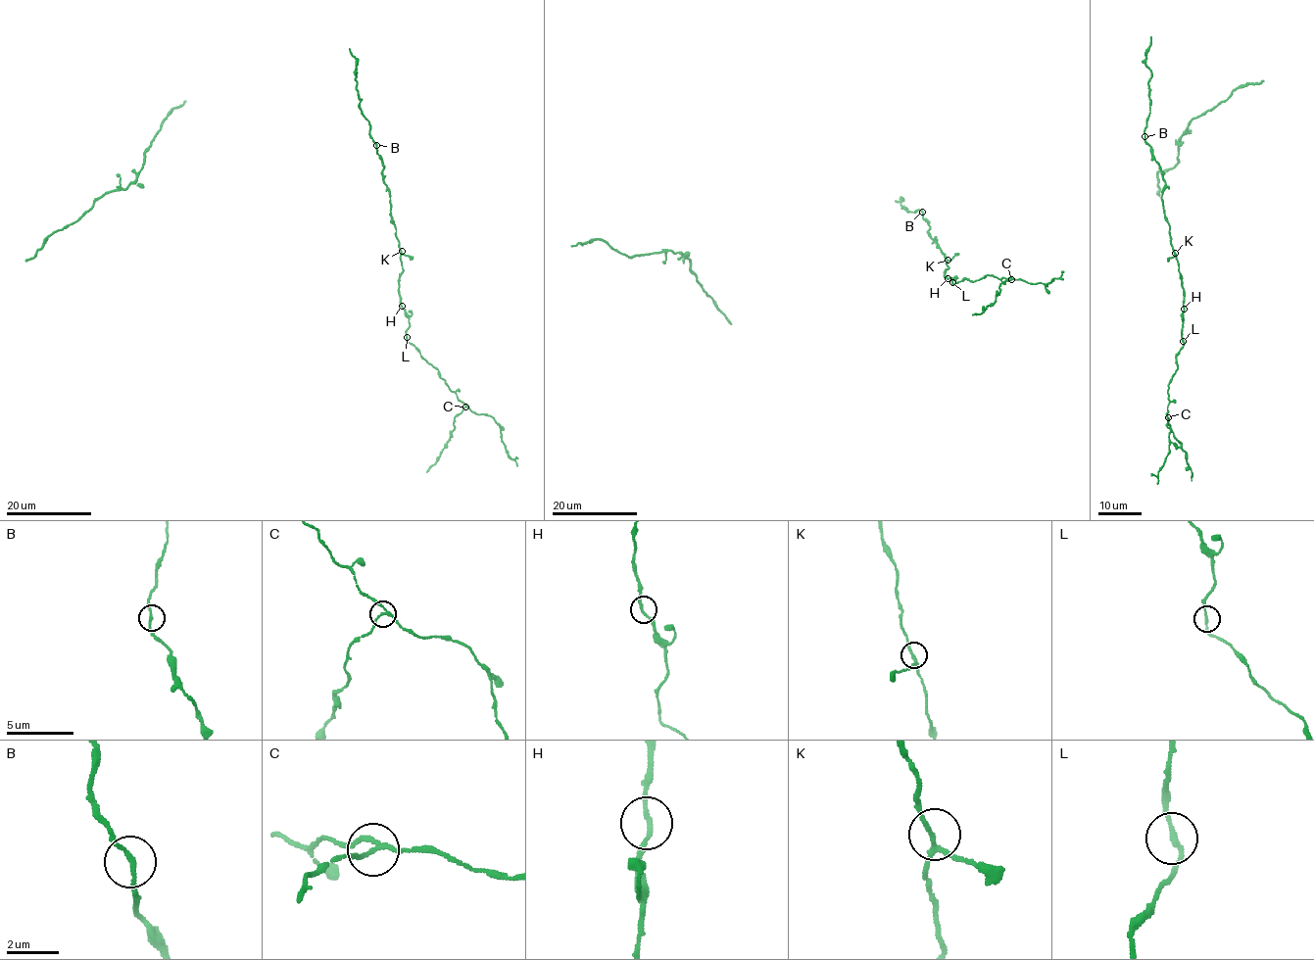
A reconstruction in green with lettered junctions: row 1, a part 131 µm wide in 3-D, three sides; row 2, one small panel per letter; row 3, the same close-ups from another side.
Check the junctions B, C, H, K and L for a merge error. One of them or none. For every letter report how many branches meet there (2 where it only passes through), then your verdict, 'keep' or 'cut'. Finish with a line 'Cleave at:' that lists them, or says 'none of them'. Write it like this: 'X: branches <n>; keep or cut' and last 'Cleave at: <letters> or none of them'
B: branches 2; keep
C: branches 3; cut
H: branches 2; keep
K: branches 3; keep
L: branches 2; keep
Cleave at: C

